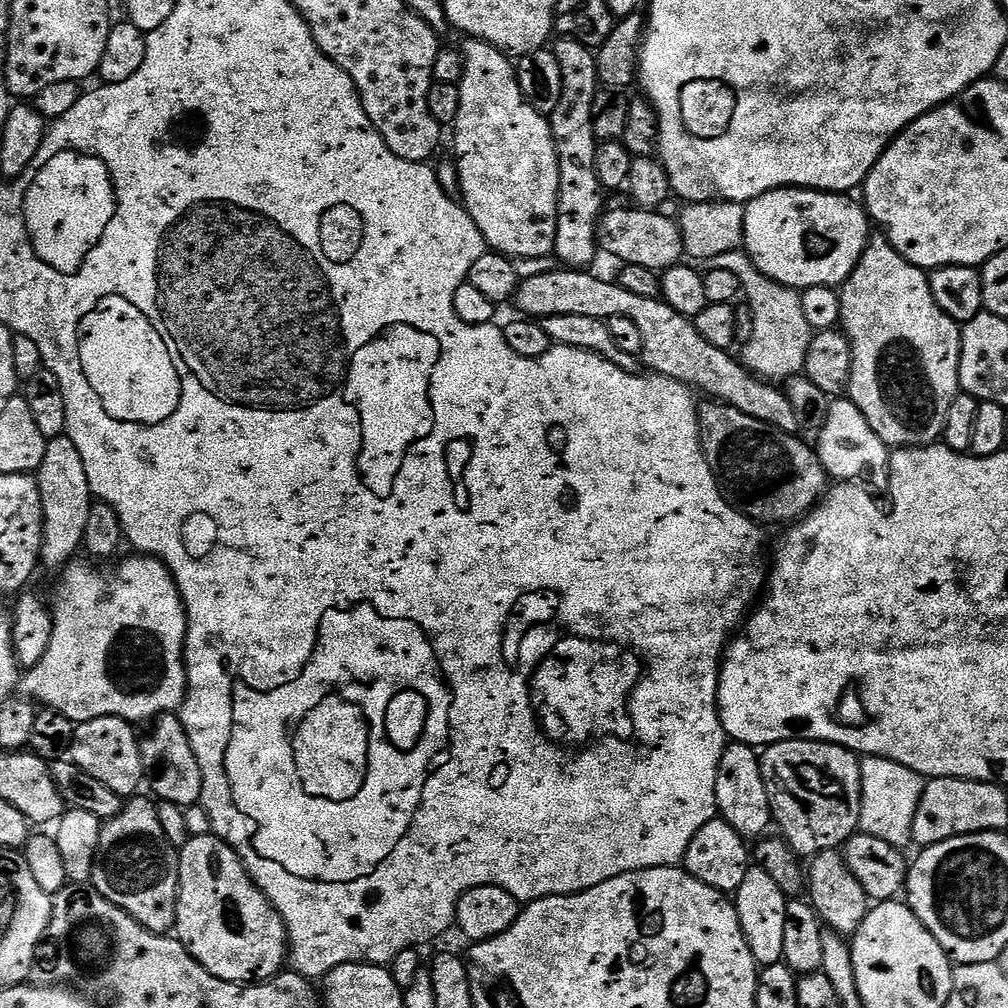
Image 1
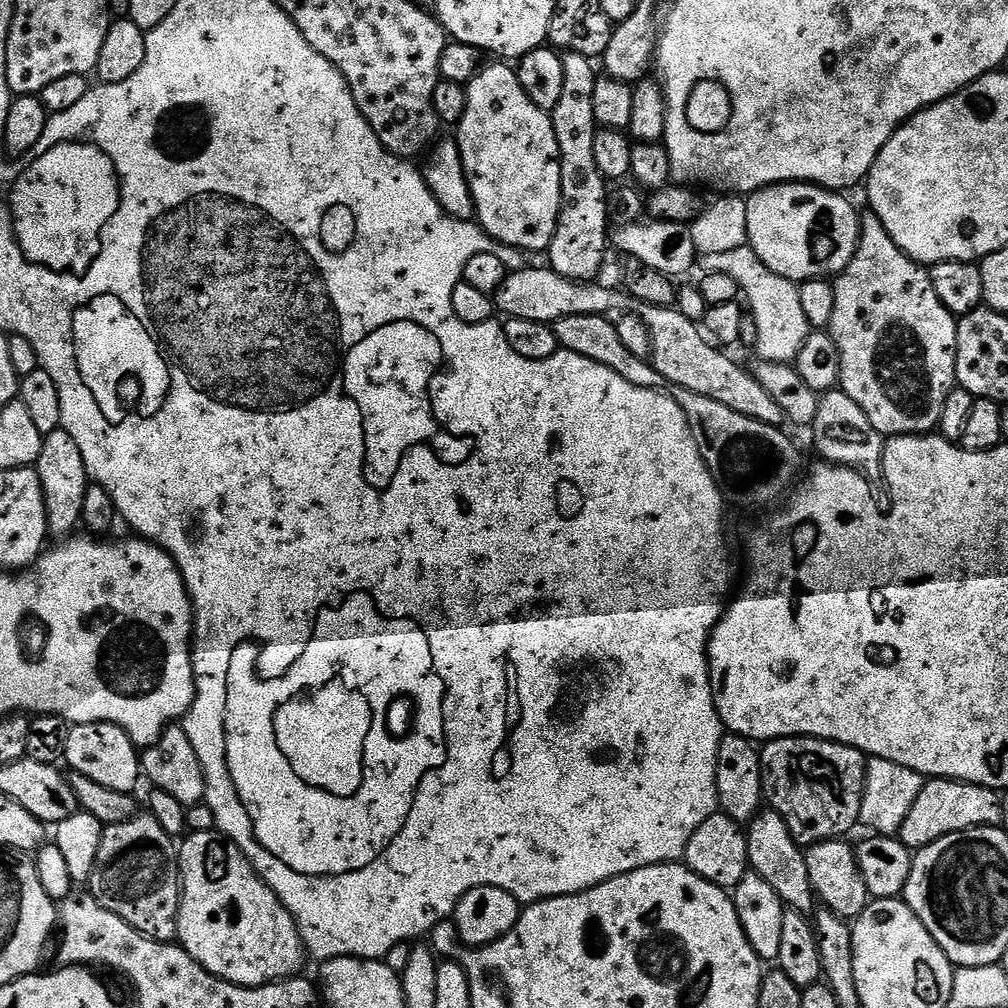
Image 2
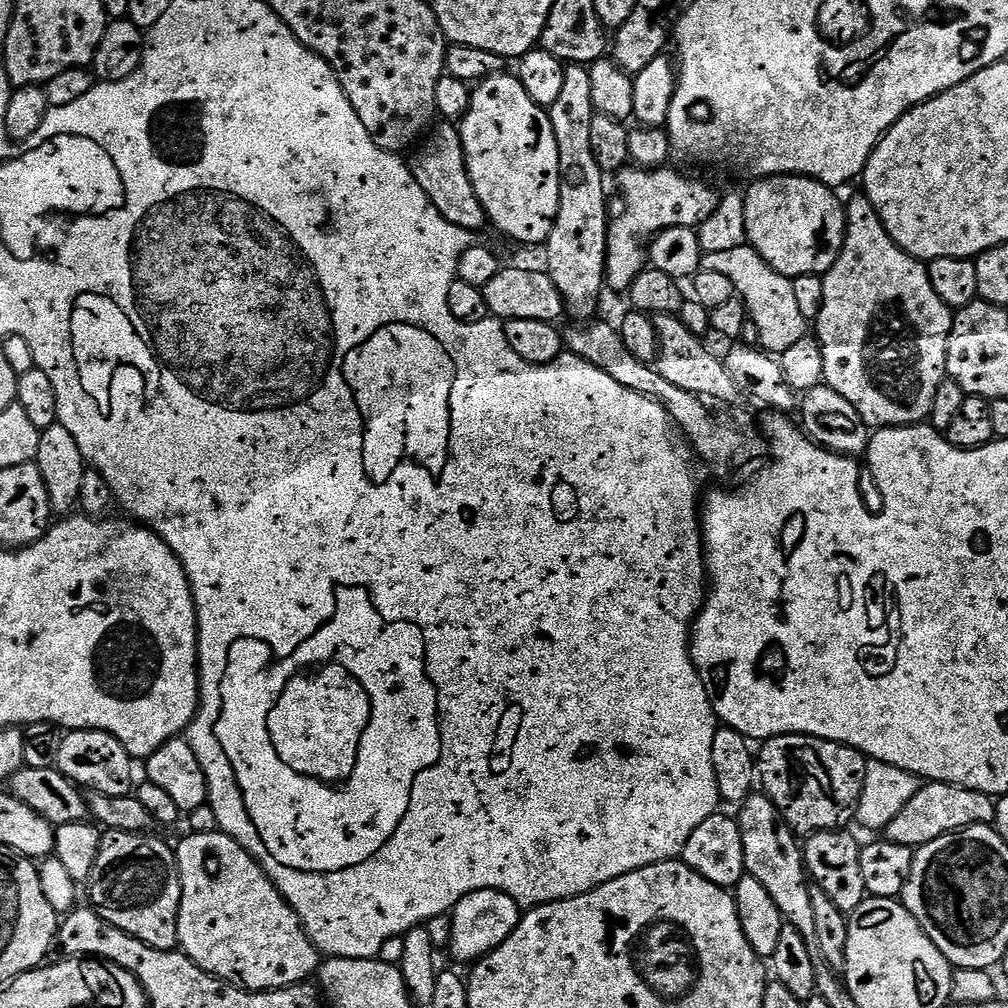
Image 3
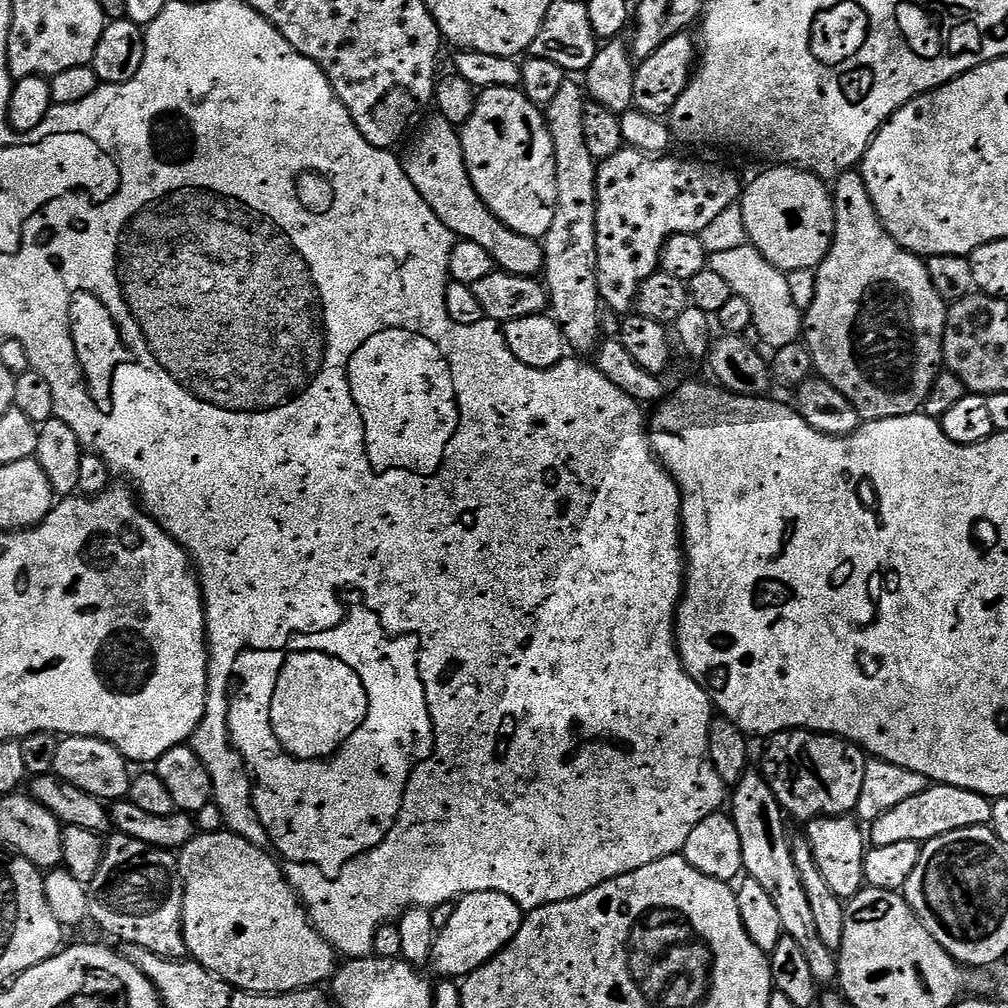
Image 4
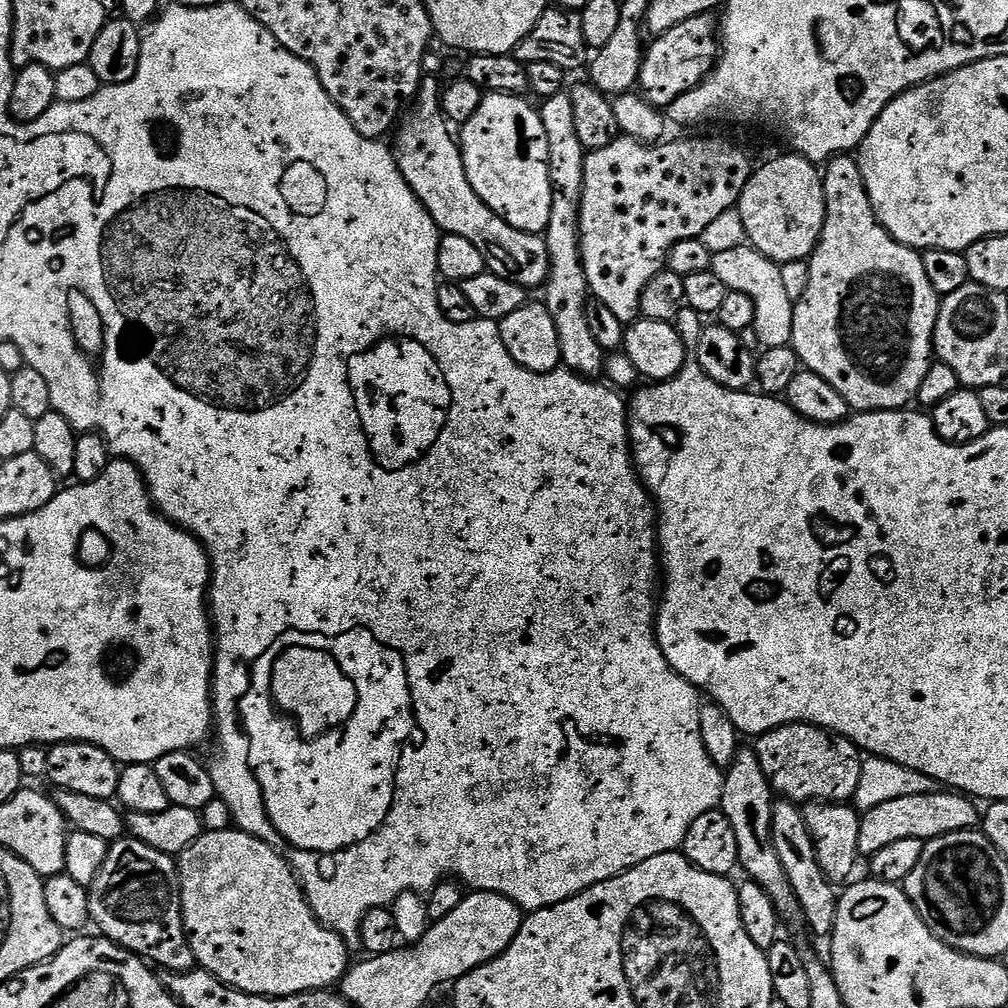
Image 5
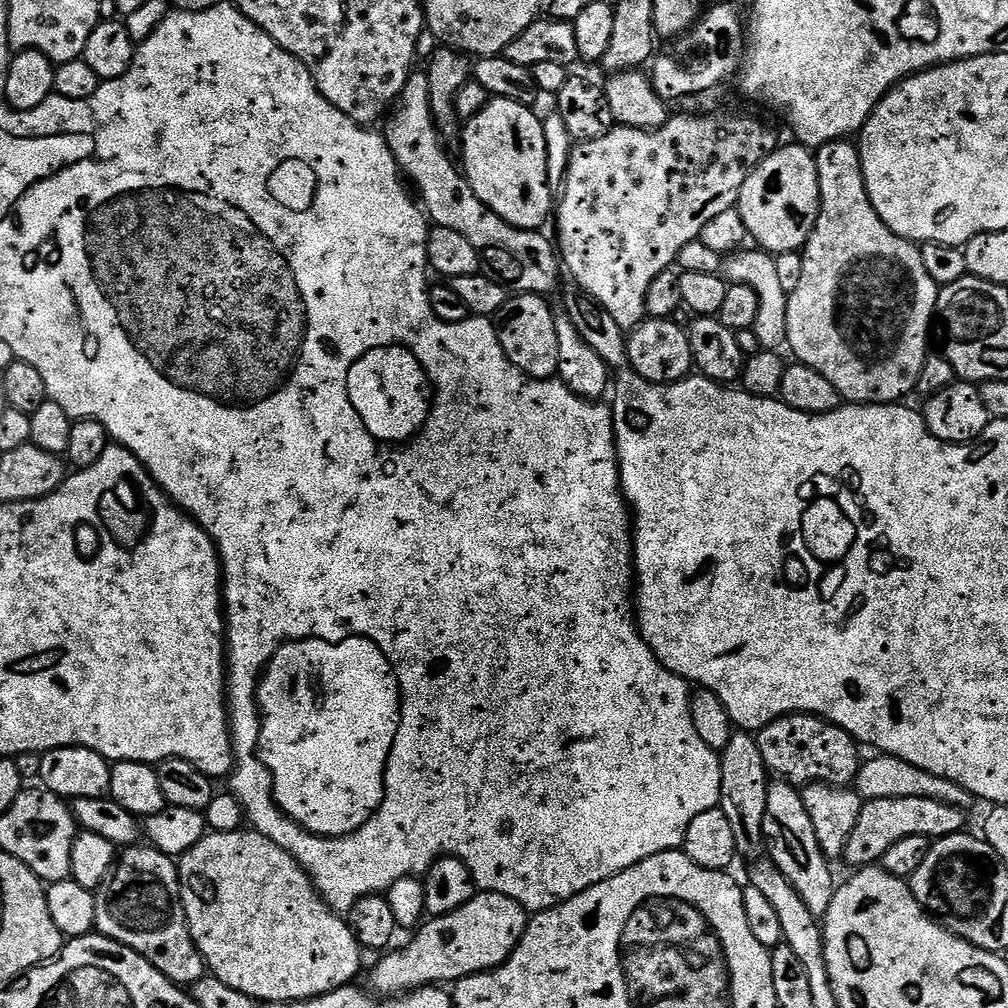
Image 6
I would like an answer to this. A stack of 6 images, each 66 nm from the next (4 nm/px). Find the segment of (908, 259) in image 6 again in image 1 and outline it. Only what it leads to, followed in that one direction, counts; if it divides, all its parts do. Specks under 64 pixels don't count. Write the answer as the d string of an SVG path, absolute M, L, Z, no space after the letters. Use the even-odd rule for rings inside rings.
M872 234L868 237L868 245L864 247L864 253L858 262L858 266L854 266L850 278L844 281L839 293L839 327L847 336L852 347L852 369L846 389L847 399L852 400L854 406L858 406L858 410L862 410L866 422L870 422L870 430L874 430L874 434L878 434L878 438L882 438L882 442L888 445L889 449L926 448L930 444L937 443L944 435L946 414L950 411L950 402L954 402L954 398L960 395L962 391L960 386L960 334L962 328L955 320L951 320L945 314L938 306L938 302L934 302L934 294L930 294L928 272L914 266L906 258L902 258L902 254L898 254L898 250L894 250L894 246L883 234Z

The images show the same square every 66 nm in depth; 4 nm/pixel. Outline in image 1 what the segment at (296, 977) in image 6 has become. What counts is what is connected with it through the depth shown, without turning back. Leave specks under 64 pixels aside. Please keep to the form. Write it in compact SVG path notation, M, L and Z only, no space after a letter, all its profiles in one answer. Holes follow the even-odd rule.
M213 834L210 836L191 837L184 843L184 847L179 849L178 855L180 858L180 897L176 903L175 939L181 940L184 944L184 949L188 951L203 968L210 970L210 974L214 974L226 982L254 984L262 980L269 980L271 976L280 975L290 956L288 931L282 922L282 918L278 914L278 910L274 910L274 906L268 901L266 894L262 894L260 887L252 880L252 875L245 870L239 854L237 854L226 841L221 840L219 836Z

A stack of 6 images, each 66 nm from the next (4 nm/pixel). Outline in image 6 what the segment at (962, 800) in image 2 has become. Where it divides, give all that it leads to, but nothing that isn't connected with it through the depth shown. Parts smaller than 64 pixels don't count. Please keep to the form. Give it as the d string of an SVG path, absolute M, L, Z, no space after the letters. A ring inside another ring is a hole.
M878 798L867 801L858 814L858 822L850 834L850 842L846 842L843 863L853 864L851 867L856 870L879 865L886 850L890 850L894 842L902 842L902 838L927 836L937 841L943 836L953 836L955 832L965 831L964 816L965 809L930 798Z

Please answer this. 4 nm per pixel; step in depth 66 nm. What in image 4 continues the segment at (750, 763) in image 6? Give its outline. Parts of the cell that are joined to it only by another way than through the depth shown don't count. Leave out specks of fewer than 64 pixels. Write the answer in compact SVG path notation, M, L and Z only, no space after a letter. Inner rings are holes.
M745 772L743 778L731 789L730 815L734 826L738 826L738 838L742 842L744 872L751 880L758 882L758 886L762 886L766 894L770 894L782 918L784 935L794 938L794 942L798 942L798 946L805 952L817 985L835 985L840 979L837 953L828 948L818 935L810 901L806 898L806 890L802 886L802 878L798 878L798 866L794 866L790 831L788 832L787 826L784 825L786 813L778 798L774 798L774 790L770 790L763 772Z

